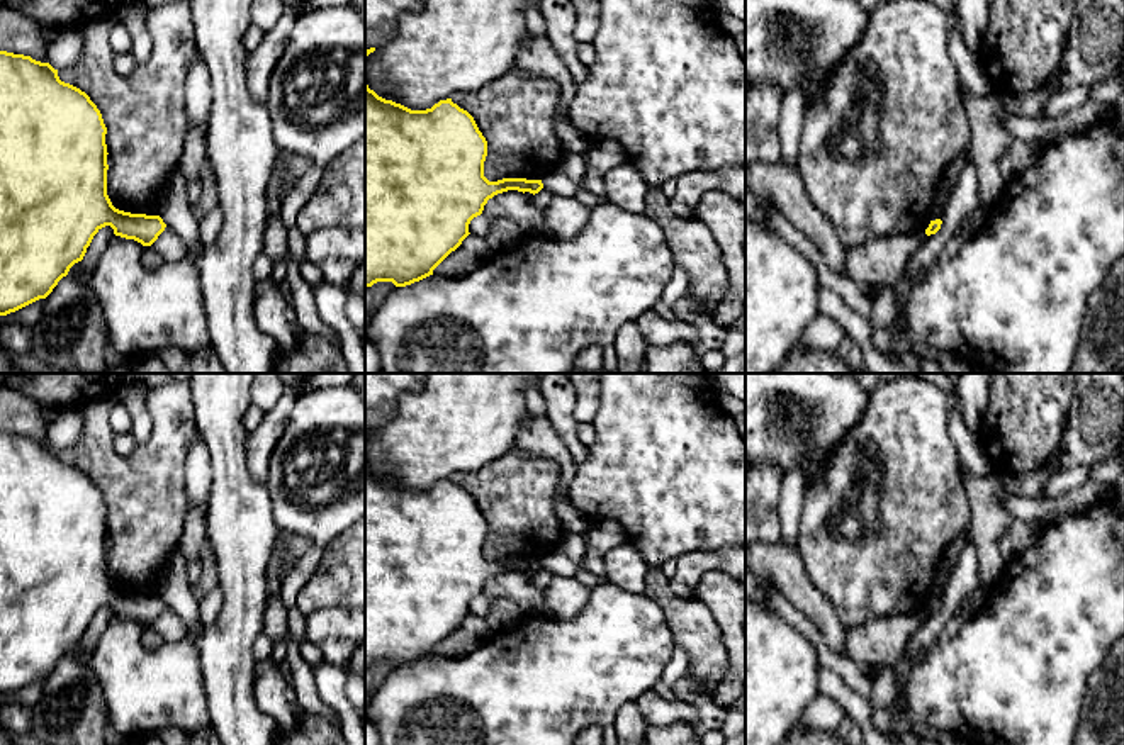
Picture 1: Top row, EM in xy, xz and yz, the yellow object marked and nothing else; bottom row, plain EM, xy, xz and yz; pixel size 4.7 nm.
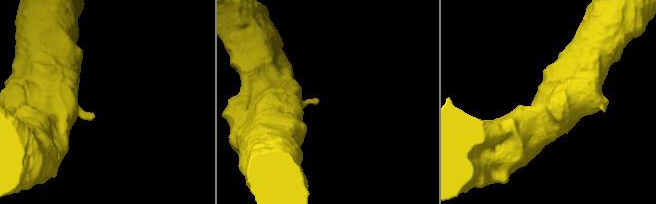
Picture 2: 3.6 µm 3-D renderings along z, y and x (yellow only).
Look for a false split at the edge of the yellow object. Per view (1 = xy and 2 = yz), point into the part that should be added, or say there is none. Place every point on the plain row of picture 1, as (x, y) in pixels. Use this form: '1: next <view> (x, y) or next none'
1: next none
2: next none

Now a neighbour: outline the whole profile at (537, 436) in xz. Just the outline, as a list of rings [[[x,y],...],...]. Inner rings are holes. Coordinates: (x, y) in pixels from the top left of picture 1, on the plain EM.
[[[526,414],[516,434],[516,450],[526,457],[542,457],[559,463],[564,480],[572,480],[576,463],[547,416]]]

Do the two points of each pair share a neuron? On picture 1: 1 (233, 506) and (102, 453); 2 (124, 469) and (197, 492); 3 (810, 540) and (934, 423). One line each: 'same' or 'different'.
1: different
2: different
3: same

